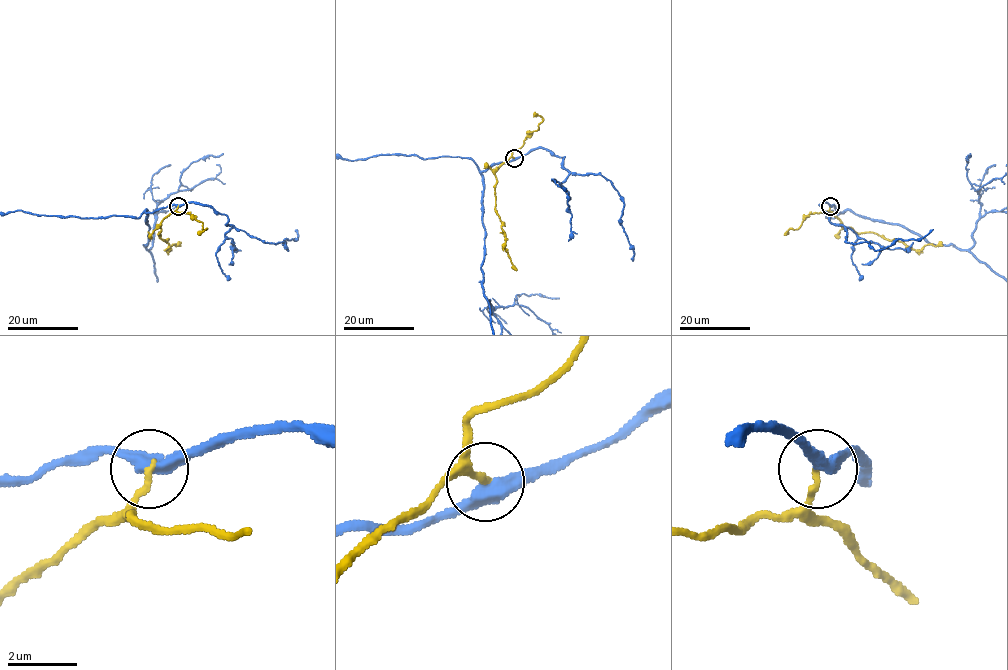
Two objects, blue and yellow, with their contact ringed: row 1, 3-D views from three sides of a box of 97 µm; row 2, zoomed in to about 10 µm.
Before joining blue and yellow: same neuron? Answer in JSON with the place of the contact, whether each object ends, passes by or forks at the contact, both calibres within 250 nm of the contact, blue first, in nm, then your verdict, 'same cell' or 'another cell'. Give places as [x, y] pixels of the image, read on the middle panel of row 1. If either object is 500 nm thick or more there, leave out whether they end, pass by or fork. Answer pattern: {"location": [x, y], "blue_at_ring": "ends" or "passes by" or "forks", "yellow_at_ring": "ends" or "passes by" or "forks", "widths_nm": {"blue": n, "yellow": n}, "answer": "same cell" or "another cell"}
{"location": [514, 158], "blue_at_ring": "passes by", "yellow_at_ring": "ends", "widths_nm": {"blue": 360, "yellow": 180}, "answer": "another cell"}

